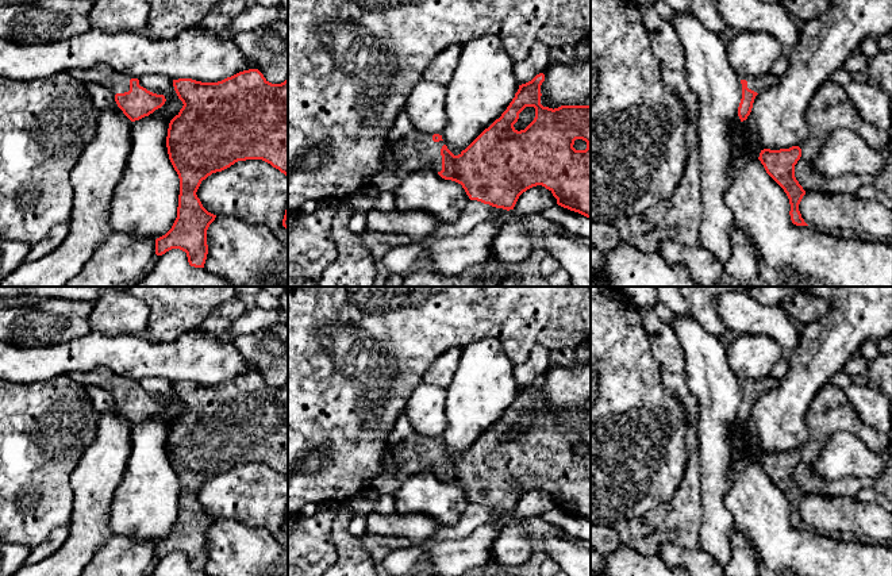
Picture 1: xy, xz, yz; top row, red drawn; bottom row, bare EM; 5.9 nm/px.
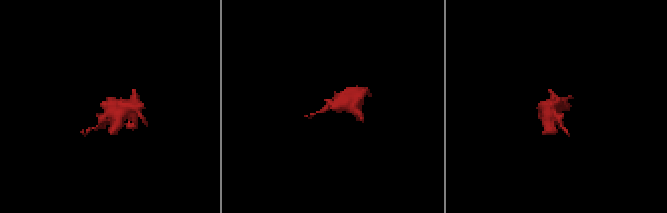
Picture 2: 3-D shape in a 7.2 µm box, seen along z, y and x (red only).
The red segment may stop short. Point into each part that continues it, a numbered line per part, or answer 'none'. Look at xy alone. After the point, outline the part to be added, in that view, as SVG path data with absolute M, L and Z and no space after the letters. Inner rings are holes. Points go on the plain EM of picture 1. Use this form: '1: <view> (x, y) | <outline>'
1: xy (116, 386) | M96 368L86 373L73 373L70 377L88 387L95 385L107 389L114 398L130 393L131 380L115 375L107 368Z

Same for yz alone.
1: yz (757, 387) | M770 375L760 380L745 380L742 383L747 384L747 391L760 396L768 391L777 388L778 381Z

